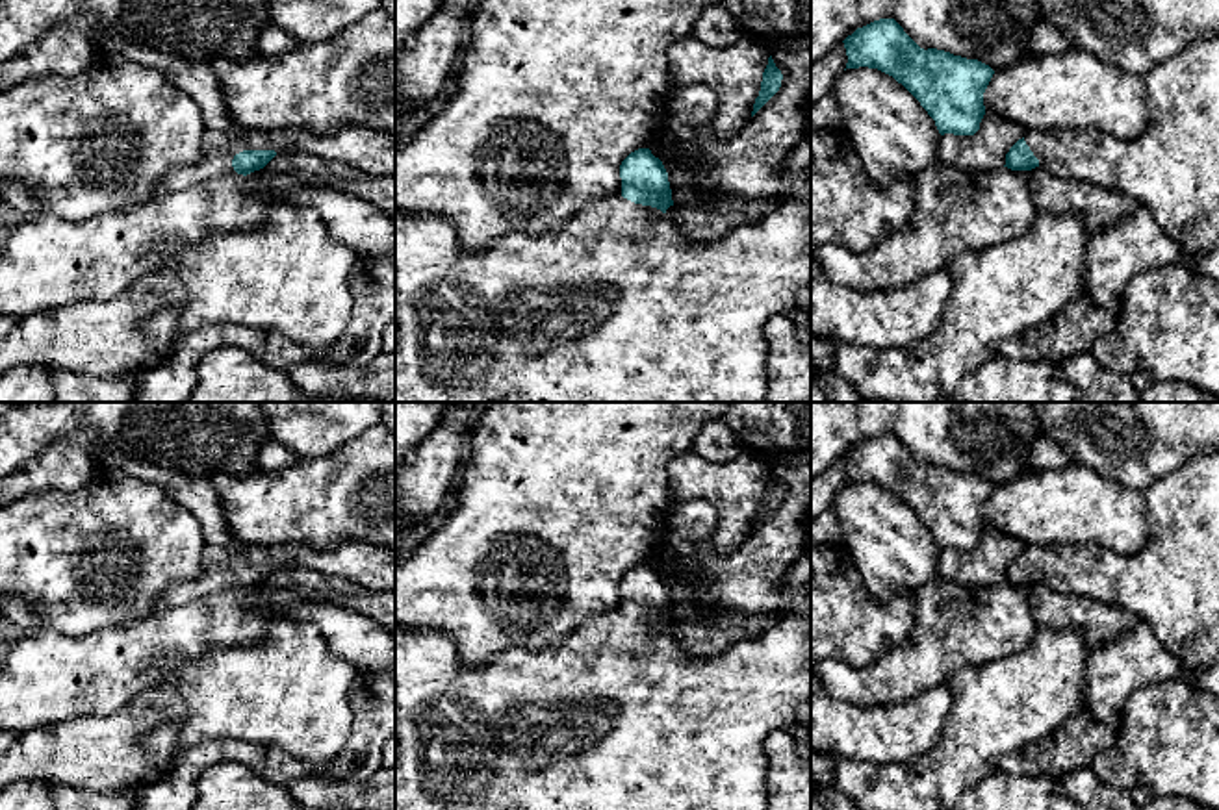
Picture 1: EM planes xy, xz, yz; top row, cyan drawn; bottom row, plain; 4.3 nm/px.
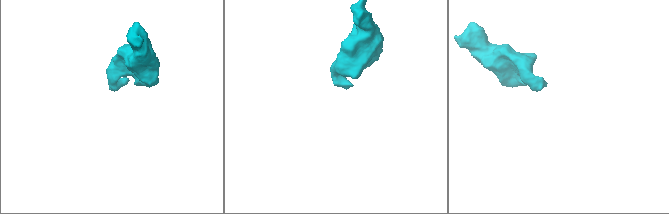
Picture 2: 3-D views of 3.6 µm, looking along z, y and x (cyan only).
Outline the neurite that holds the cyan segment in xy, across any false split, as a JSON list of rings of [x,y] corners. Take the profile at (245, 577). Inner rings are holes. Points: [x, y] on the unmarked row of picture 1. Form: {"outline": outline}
{"outline": [[[347,539],[330,551],[282,543],[269,547],[226,549],[206,545],[204,573],[191,582],[173,584],[165,606],[184,606],[221,589],[250,589],[276,569],[304,567],[367,591],[395,589],[395,547]]]}

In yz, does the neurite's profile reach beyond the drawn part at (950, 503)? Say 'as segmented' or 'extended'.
as segmented

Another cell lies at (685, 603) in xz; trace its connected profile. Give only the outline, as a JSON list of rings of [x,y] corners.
[[[662,576],[668,597],[672,604],[672,615],[675,621],[685,621],[690,617],[709,615],[714,606],[701,593],[694,591],[690,586],[679,584],[675,578]]]

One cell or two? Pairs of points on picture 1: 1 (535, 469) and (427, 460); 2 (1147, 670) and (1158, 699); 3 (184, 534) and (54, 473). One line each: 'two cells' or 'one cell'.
1: two cells
2: two cells
3: two cells

